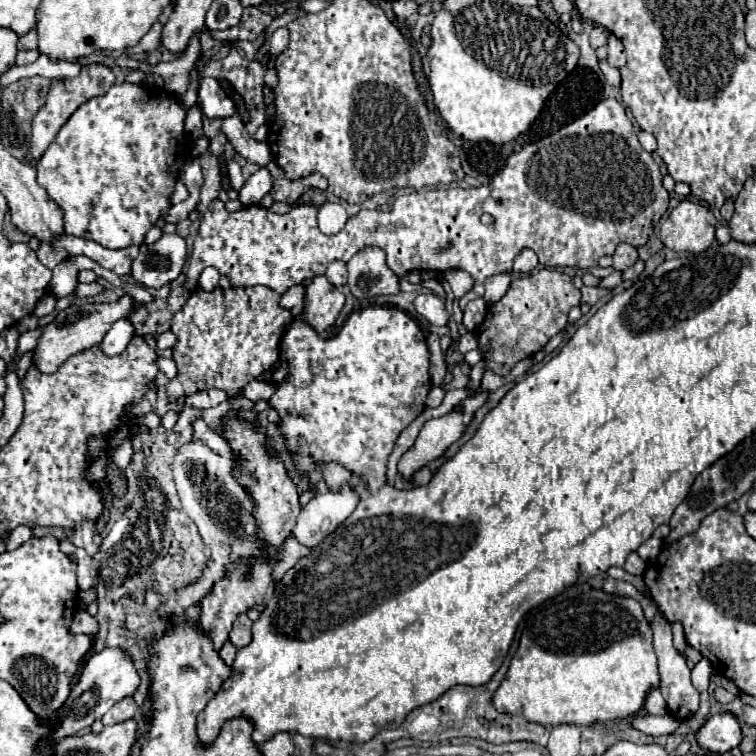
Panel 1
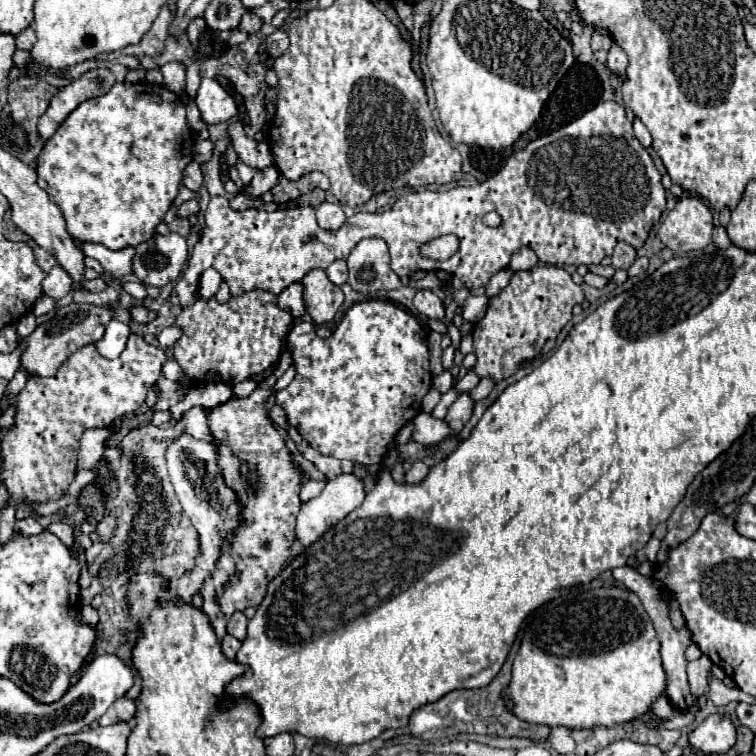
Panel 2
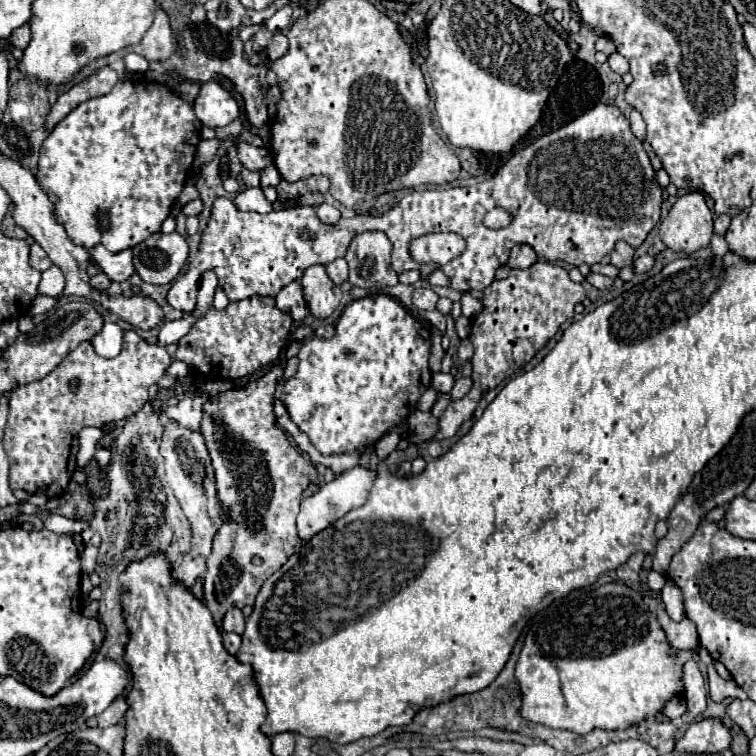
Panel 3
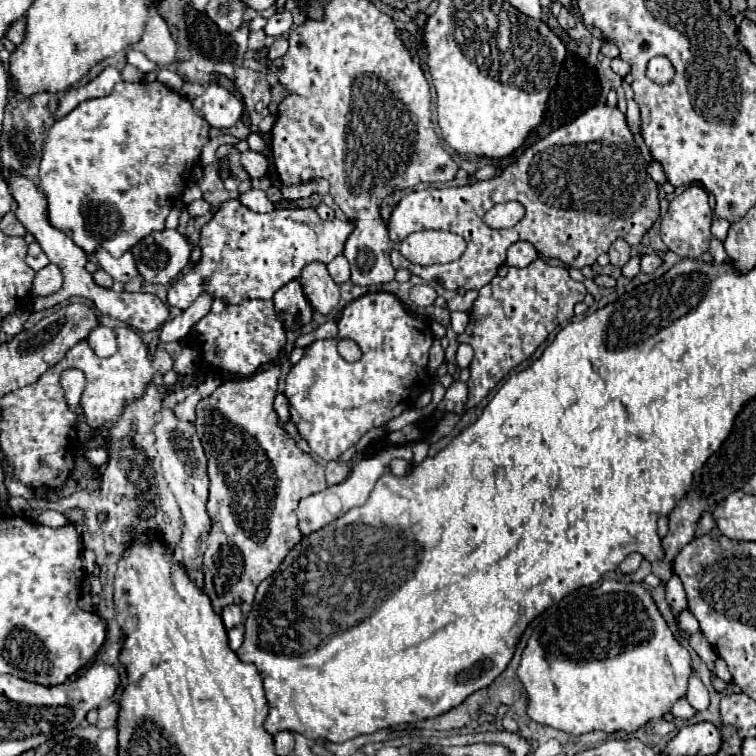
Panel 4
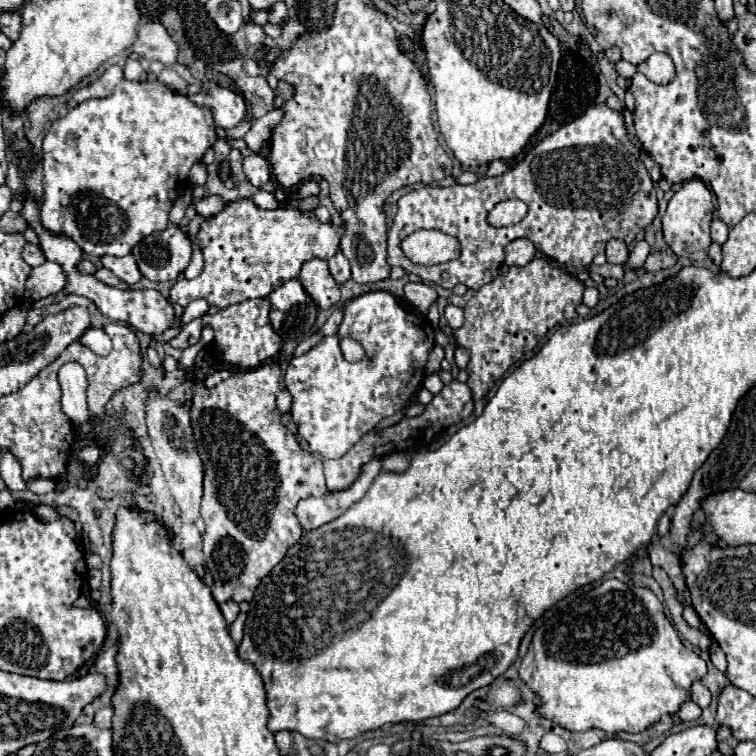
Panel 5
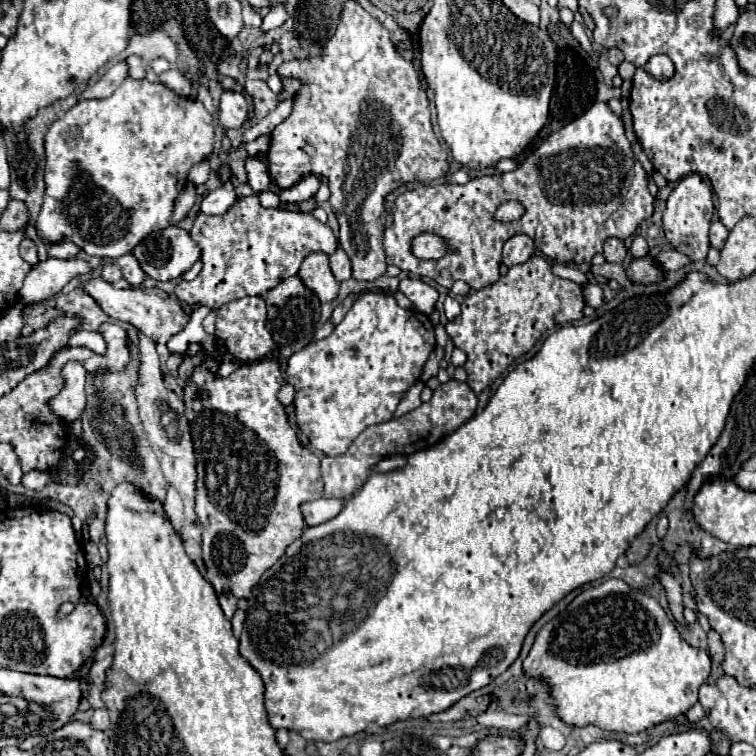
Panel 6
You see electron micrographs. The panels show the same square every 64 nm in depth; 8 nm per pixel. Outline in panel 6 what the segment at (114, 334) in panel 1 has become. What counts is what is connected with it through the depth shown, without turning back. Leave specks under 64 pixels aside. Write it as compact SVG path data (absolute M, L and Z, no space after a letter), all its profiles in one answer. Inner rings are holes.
M78 330L76 334L72 334L70 346L84 346L90 348L96 354L104 354L106 352L106 340L100 332L86 332L86 330Z

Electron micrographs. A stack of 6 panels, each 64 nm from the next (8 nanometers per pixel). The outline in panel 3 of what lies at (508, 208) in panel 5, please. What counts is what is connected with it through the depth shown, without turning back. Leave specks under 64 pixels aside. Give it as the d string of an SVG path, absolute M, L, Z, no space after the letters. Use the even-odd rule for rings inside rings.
M496 207L487 212L483 219L484 226L492 229L500 229L508 226L512 221L512 216L504 209Z

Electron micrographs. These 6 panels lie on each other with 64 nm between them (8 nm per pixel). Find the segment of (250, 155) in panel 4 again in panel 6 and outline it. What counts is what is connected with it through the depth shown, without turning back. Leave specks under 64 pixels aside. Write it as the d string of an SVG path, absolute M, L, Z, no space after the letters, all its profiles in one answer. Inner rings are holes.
M248 158L246 160L246 172L248 172L248 184L252 186L254 192L264 192L268 190L270 184L270 174L268 174L268 166L258 160L258 158Z

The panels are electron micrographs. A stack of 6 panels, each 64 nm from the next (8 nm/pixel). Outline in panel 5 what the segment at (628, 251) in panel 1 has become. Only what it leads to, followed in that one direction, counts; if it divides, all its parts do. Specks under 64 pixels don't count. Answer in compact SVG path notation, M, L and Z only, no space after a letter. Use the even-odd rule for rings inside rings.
M610 240L606 244L606 258L610 264L624 264L628 260L628 246L624 240Z

